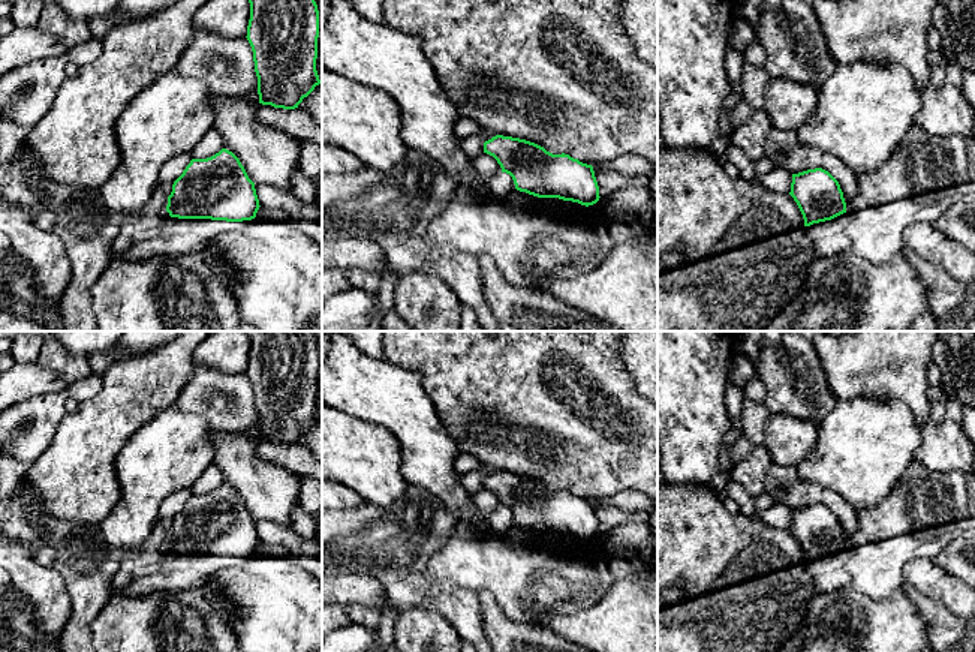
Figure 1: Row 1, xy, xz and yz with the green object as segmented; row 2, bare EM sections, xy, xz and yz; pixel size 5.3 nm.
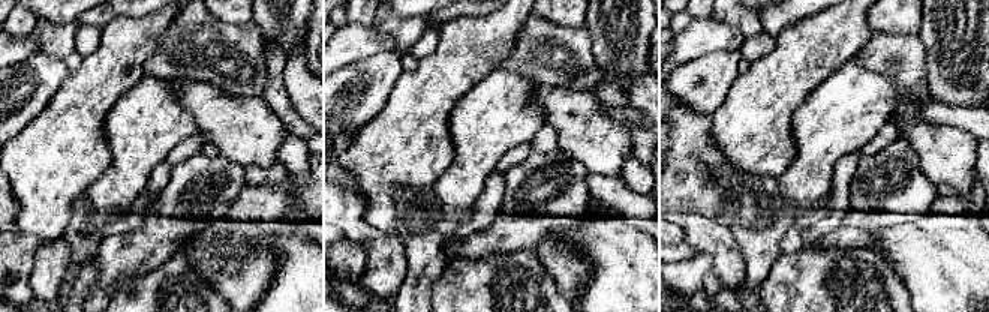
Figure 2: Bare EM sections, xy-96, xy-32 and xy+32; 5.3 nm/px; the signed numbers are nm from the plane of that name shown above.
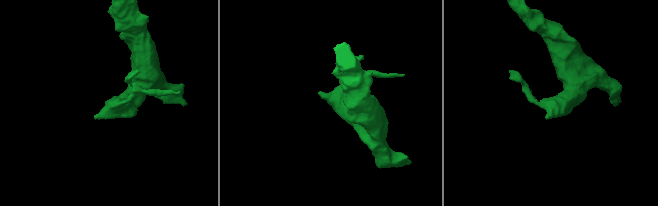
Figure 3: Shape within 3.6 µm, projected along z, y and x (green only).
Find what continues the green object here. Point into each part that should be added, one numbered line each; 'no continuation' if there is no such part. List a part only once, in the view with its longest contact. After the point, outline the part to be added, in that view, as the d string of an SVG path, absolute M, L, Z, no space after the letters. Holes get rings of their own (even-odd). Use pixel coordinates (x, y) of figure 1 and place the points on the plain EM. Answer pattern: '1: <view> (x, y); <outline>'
no continuation

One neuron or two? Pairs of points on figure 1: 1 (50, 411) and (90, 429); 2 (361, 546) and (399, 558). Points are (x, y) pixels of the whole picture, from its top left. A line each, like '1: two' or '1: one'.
1: two
2: one

